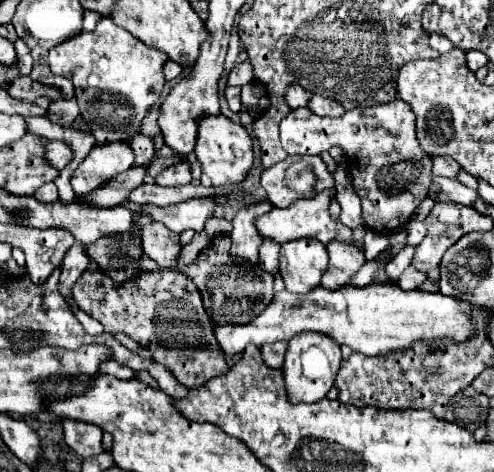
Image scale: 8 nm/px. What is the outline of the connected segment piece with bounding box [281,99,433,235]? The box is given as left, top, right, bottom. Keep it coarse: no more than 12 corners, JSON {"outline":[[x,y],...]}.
{"outline":[[401,99],[337,119],[281,121],[289,155],[343,147],[363,221],[401,229],[427,197],[431,157]]}

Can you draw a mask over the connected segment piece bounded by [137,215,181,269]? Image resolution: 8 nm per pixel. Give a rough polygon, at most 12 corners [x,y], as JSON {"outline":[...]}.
{"outline":[[141,215],[143,251],[161,267],[173,269],[179,235]]}

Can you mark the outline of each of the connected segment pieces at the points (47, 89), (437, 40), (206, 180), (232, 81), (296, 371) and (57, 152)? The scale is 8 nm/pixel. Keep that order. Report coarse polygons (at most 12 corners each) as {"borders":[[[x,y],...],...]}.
{"borders":[[[17,77],[7,89],[11,97],[59,101],[59,87],[43,85],[31,77]],[[429,34],[429,45],[440,54],[447,53],[454,45],[446,37]],[[199,121],[195,153],[205,187],[241,183],[253,165],[243,125]],[[245,59],[229,73],[229,85],[247,85],[255,77]],[[297,333],[283,373],[293,403],[317,403],[333,387],[341,345]],[[49,141],[45,159],[63,169],[73,159],[73,147],[65,141]]]}

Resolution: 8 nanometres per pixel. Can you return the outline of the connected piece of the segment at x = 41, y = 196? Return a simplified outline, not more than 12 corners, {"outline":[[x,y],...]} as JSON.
{"outline":[[55,183],[39,187],[33,195],[37,201],[57,201]]}

